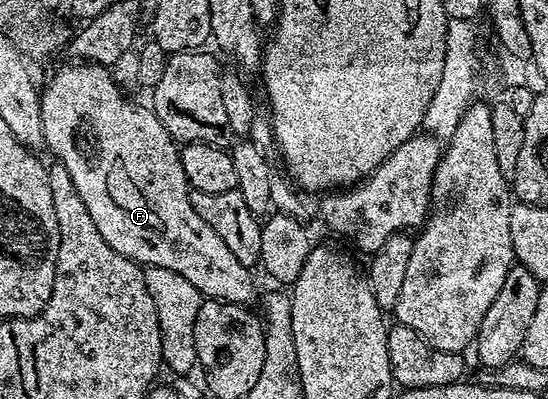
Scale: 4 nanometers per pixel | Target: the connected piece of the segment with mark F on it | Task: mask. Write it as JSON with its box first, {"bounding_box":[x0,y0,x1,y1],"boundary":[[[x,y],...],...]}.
{"bounding_box":[40,64,256,303],"boundary":[[[72,64],[64,66],[40,90],[42,108],[42,132],[44,146],[52,149],[59,165],[64,166],[90,212],[90,220],[102,232],[102,240],[131,262],[139,262],[141,267],[157,266],[178,272],[185,280],[190,280],[194,288],[205,299],[217,302],[251,303],[256,294],[249,267],[238,264],[234,252],[226,248],[218,232],[194,212],[190,204],[186,172],[180,163],[177,143],[162,128],[158,116],[147,105],[139,106],[131,102],[129,95],[120,89],[113,71],[106,66],[95,64]]]}

